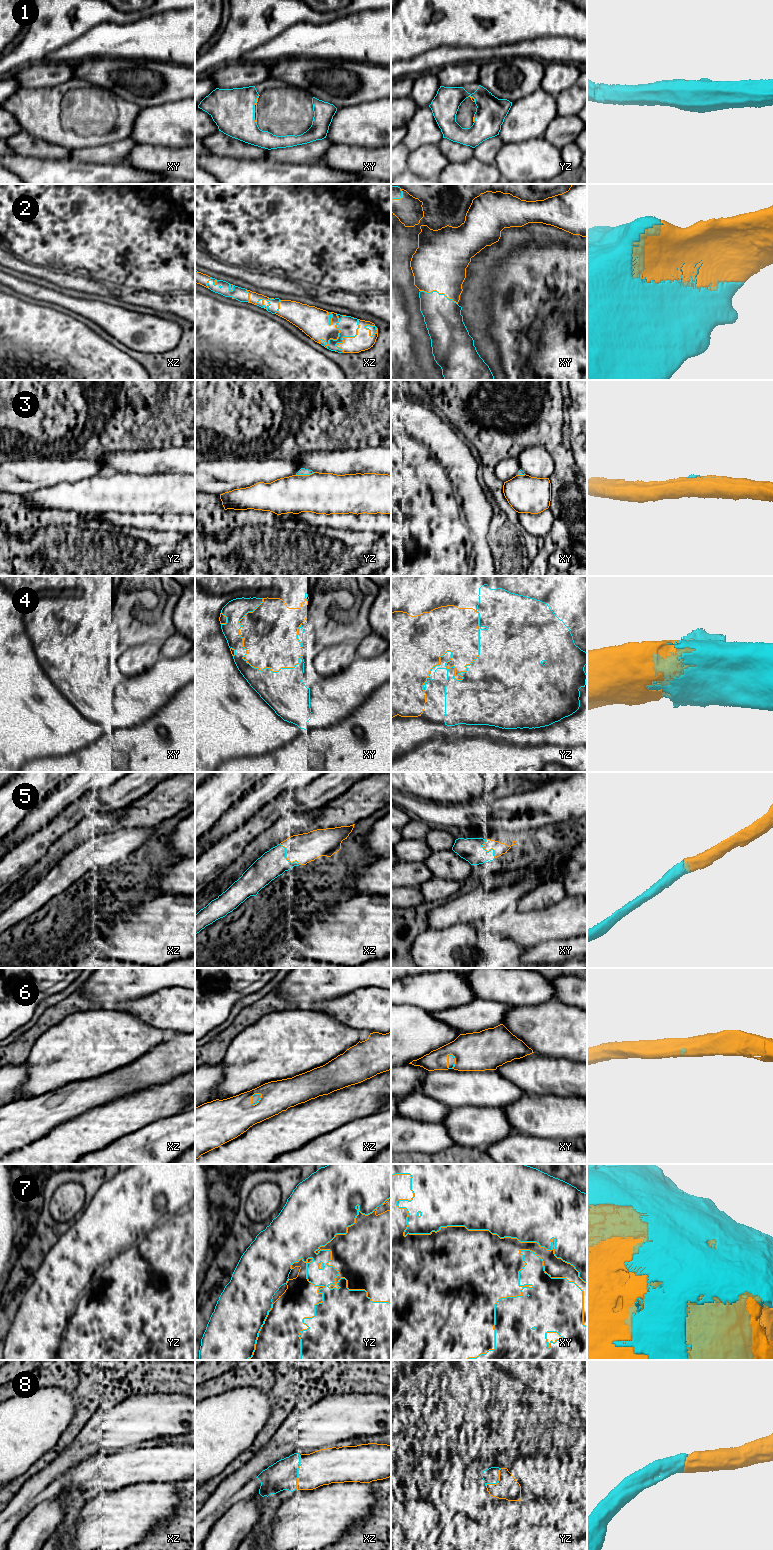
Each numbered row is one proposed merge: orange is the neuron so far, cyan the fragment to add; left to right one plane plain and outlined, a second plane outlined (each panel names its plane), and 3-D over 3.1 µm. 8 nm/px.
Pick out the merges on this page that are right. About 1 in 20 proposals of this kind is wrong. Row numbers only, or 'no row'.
1, 2, 3, 4, 5, 6, 7, 8

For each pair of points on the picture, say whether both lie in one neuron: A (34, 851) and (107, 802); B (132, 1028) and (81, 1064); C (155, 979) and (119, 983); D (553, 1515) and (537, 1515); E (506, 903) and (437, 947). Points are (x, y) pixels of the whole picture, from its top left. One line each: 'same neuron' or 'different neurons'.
A: same neuron
B: same neuron
C: same neuron
D: same neuron
E: different neurons

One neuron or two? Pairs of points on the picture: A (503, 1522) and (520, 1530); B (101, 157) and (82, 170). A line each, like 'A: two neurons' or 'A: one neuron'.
A: two neurons
B: two neurons

